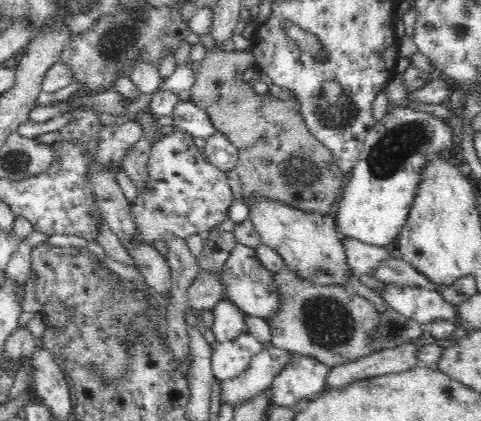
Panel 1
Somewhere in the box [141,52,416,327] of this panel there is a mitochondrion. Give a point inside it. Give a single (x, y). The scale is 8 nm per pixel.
(333, 107)

